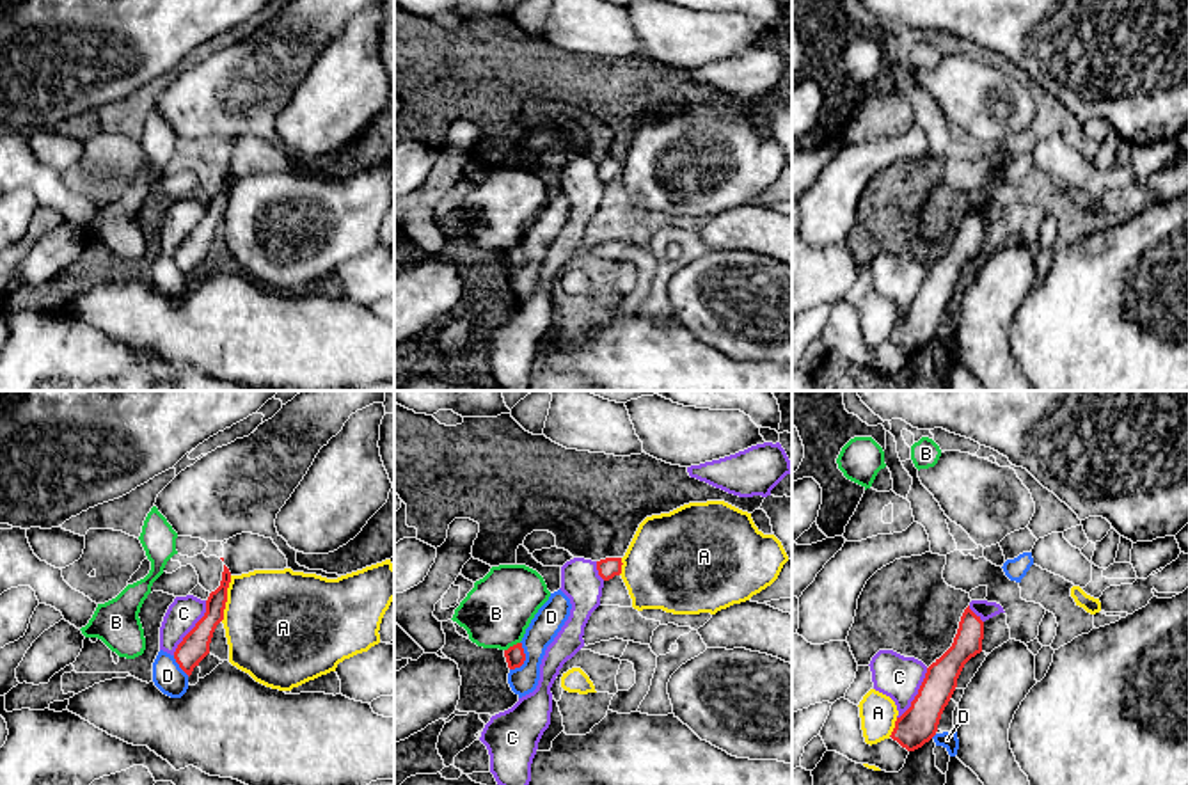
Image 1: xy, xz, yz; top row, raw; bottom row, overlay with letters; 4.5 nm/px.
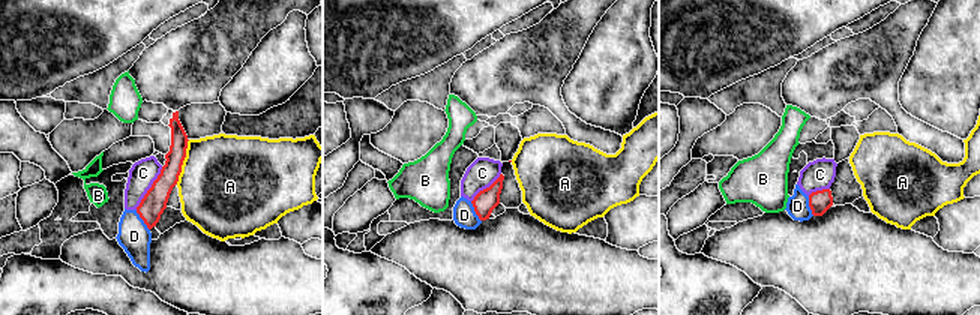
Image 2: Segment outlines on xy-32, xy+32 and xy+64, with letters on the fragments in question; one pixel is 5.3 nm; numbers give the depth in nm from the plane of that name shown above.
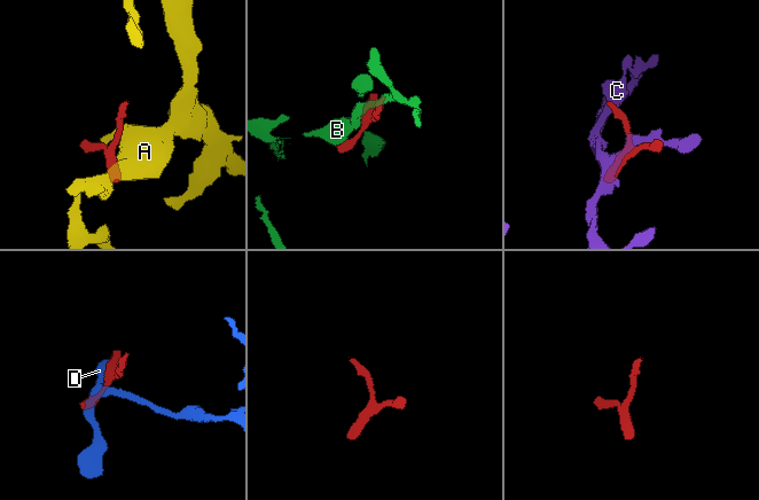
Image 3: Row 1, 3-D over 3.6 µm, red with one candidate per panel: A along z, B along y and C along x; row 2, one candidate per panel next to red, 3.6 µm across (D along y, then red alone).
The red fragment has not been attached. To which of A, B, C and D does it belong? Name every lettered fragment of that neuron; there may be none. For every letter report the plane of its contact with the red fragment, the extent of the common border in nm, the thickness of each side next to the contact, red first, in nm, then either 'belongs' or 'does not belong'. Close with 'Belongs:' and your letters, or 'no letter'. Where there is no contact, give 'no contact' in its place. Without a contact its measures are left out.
A: xy | 220 nm | 130/460 nm | does not belong
B: xz | 80 nm | 90/300 nm | does not belong
C: xy | 300 nm | 130/150 nm | belongs
D: xz | 140 nm | 90/140 nm | does not belong
Belongs: C

